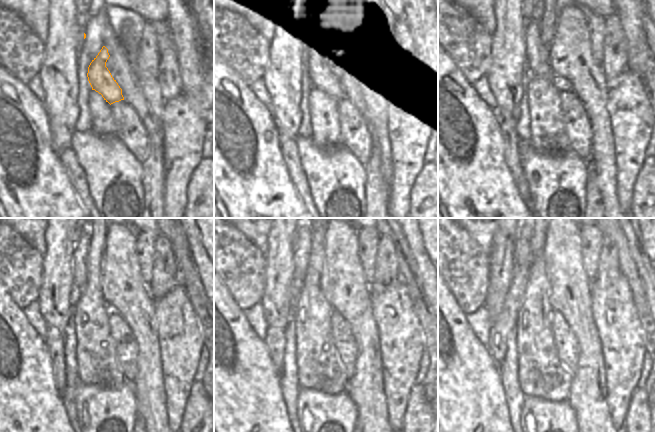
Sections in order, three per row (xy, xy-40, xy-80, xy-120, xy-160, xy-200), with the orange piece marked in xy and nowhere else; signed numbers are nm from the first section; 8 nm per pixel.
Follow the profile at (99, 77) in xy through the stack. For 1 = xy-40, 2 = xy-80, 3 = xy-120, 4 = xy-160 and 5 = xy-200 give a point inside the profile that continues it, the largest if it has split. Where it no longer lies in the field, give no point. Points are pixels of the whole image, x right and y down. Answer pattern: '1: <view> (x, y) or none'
1: xy-40 (322, 76)
2: xy-80 (537, 57)
3: xy-120 (81, 247)
4: xy-160 (302, 238)
5: xy-200 (522, 253)

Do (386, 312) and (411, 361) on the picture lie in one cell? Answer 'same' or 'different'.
same

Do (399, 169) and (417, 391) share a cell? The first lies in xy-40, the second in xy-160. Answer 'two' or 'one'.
two

